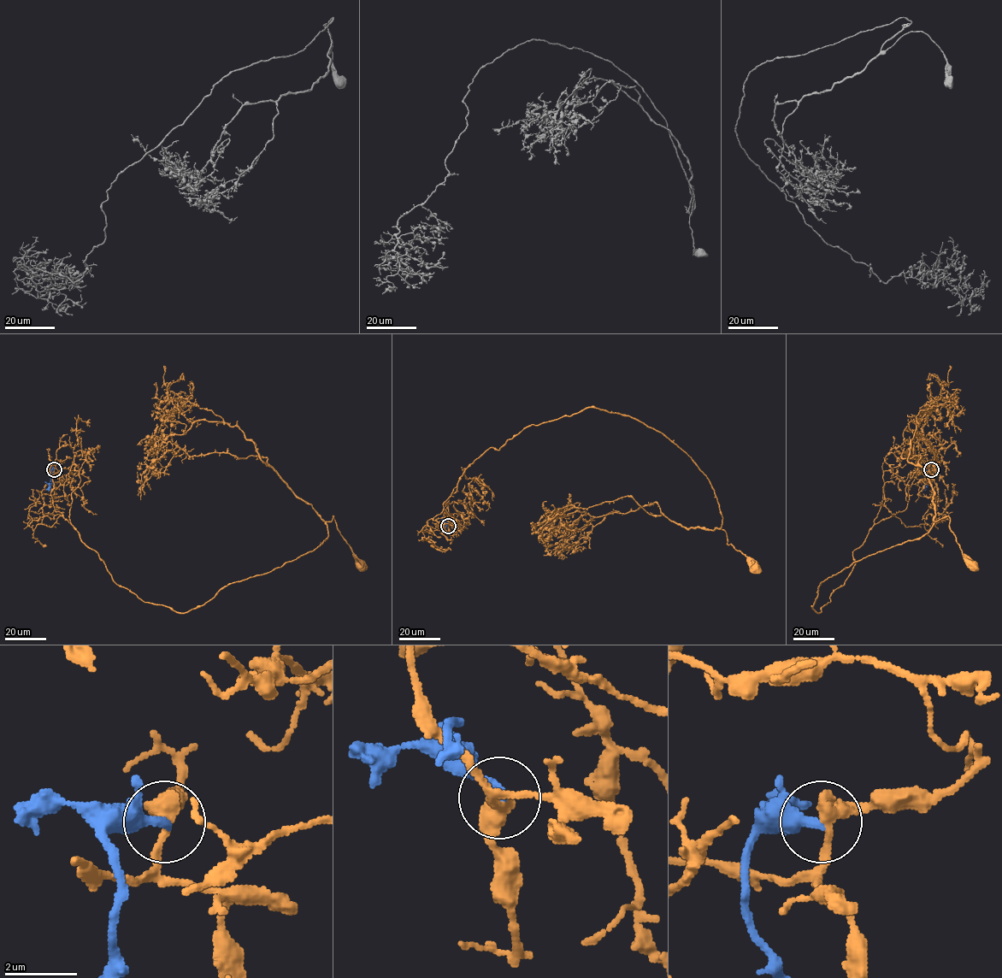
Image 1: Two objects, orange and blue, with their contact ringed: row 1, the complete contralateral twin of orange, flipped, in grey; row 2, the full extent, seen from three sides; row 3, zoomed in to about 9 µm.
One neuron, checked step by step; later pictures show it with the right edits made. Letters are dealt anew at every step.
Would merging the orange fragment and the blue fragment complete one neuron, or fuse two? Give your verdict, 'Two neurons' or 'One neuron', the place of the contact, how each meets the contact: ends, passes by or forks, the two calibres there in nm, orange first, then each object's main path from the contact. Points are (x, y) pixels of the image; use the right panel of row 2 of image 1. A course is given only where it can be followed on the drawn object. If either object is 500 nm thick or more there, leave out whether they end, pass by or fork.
Two neurons. Place: (931, 469). At the ring orange passes by. At the ring blue ends. Thickness 360 nm (orange) against 240 nm. Course of orange: (931, 469), (919, 472), (904, 510), (869, 531), (829, 602), (812, 609), (828, 578), (948, 516), (974, 567). Course of blue: (931, 469), (928, 469), (928, 483), (922, 491)

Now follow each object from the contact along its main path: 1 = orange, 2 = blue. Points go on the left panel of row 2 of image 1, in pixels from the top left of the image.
1: (54, 469), (54, 510), (144, 602), (179, 613), (203, 605), (312, 551), (333, 516), (362, 567)
2: (54, 469), (51, 469), (52, 483), (48, 491)

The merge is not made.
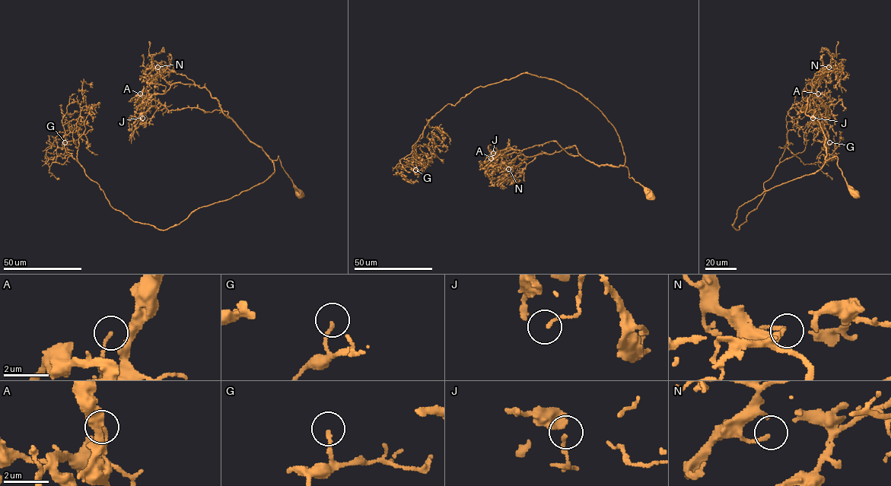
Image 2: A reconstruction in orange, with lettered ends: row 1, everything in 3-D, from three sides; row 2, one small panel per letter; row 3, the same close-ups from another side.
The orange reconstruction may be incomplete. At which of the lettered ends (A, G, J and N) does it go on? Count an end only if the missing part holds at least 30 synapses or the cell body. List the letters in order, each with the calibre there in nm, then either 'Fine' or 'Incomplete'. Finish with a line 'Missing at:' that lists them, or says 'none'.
A: Thickness 120 nm. Incomplete
G: Thickness 130 nm. Fine
J: Thickness 130 nm. Fine
N: Thickness 130 nm. Fine
Missing at: A

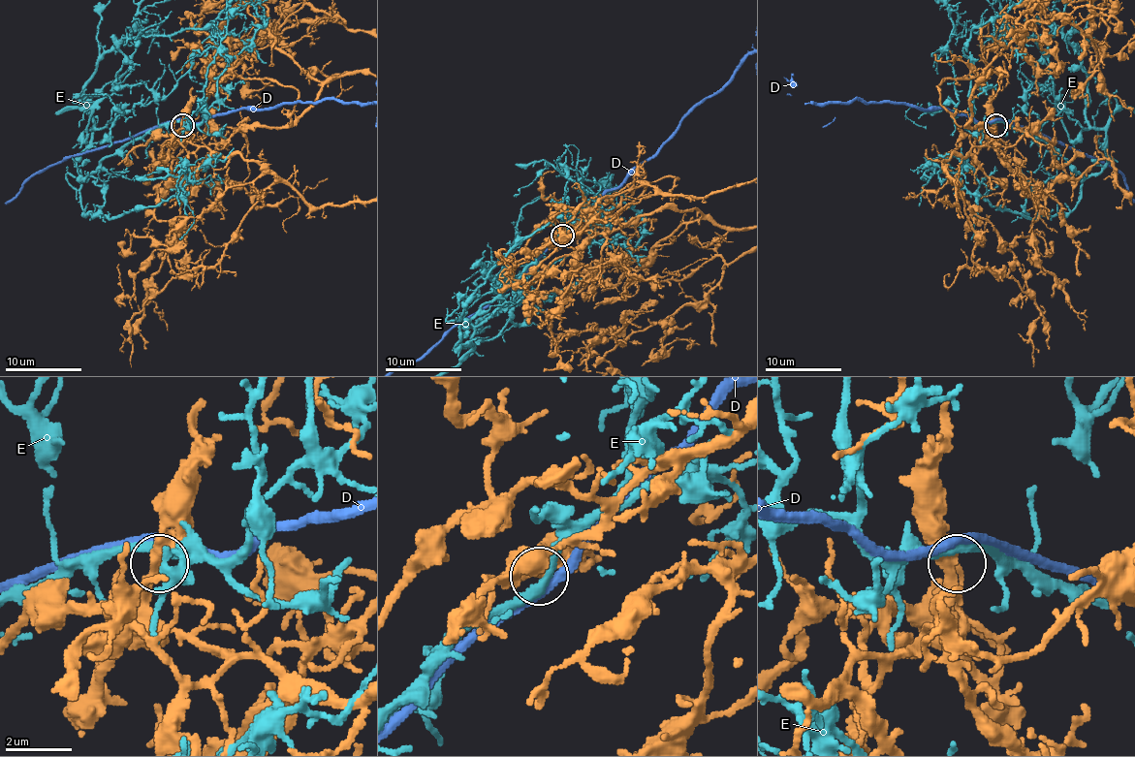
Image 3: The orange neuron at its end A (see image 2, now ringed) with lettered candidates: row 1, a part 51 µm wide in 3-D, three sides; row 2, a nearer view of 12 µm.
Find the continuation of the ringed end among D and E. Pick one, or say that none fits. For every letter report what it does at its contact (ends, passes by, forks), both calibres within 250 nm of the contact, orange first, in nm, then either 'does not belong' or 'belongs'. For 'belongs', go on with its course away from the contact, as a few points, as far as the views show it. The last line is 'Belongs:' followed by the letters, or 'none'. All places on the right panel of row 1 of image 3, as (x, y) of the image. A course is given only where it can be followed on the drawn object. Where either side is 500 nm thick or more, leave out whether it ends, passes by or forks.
D: 500 nm thick on the orange side, 300 nm on the other; does not belong
E: it passes by; 440 nm thick on the orange side, 280 nm on the other; does not belong
Belongs: none

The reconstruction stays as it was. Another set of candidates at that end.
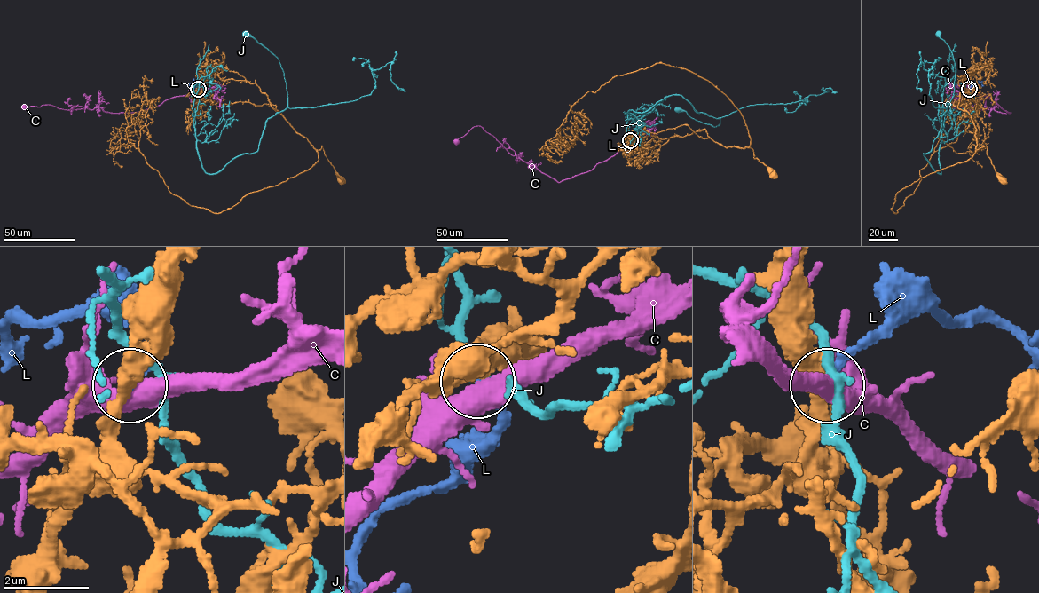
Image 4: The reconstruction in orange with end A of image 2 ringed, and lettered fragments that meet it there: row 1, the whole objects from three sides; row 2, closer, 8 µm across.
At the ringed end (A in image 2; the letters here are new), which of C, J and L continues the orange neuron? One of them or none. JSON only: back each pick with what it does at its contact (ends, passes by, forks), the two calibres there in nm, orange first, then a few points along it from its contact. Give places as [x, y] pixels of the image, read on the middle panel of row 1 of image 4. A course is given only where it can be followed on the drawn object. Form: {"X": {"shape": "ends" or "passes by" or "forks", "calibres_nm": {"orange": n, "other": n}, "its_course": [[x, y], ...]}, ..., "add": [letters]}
{"L": {"shape": "ends", "calibres_nm": {"orange": 400, "other": 190}, "its_course": [[630, 140], [623, 154]]}, "add": ["L"]}

